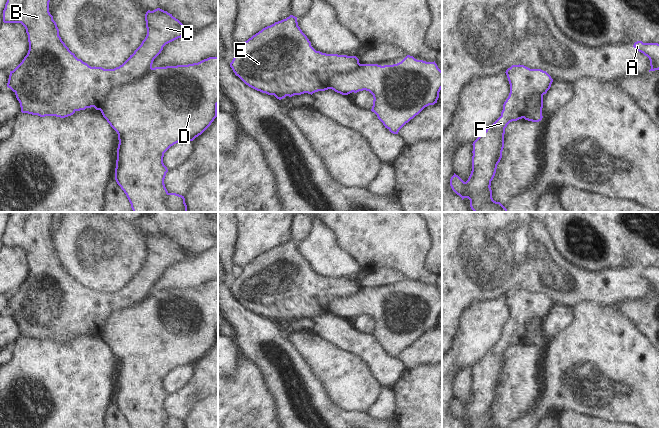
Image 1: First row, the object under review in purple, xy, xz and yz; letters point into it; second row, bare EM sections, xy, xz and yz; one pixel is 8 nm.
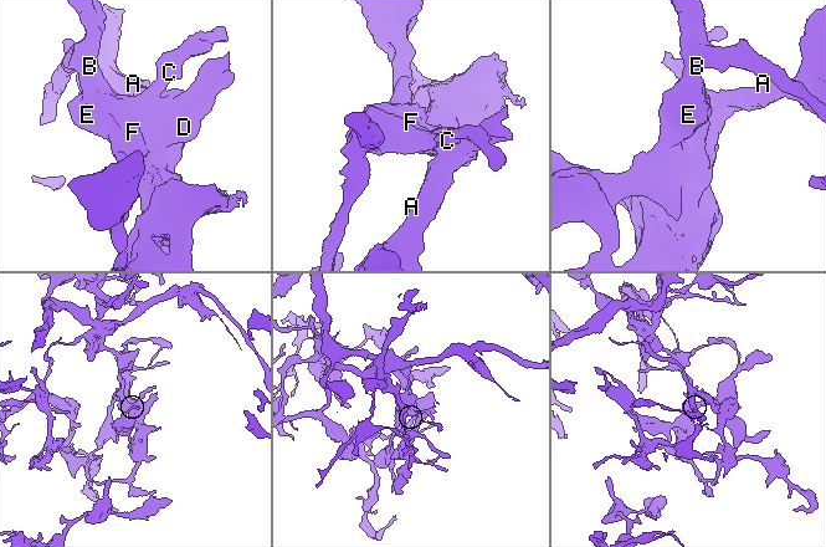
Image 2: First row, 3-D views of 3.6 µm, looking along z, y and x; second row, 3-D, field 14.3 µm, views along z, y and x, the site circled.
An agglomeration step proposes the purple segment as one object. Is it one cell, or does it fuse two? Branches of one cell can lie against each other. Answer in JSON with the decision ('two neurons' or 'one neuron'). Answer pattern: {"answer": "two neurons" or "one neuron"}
{"answer": "two neurons"}

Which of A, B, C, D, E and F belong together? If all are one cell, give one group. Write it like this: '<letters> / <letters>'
A D / B C E F

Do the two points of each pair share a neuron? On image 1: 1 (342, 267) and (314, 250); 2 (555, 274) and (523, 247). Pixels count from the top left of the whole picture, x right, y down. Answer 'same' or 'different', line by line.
1: same
2: same

